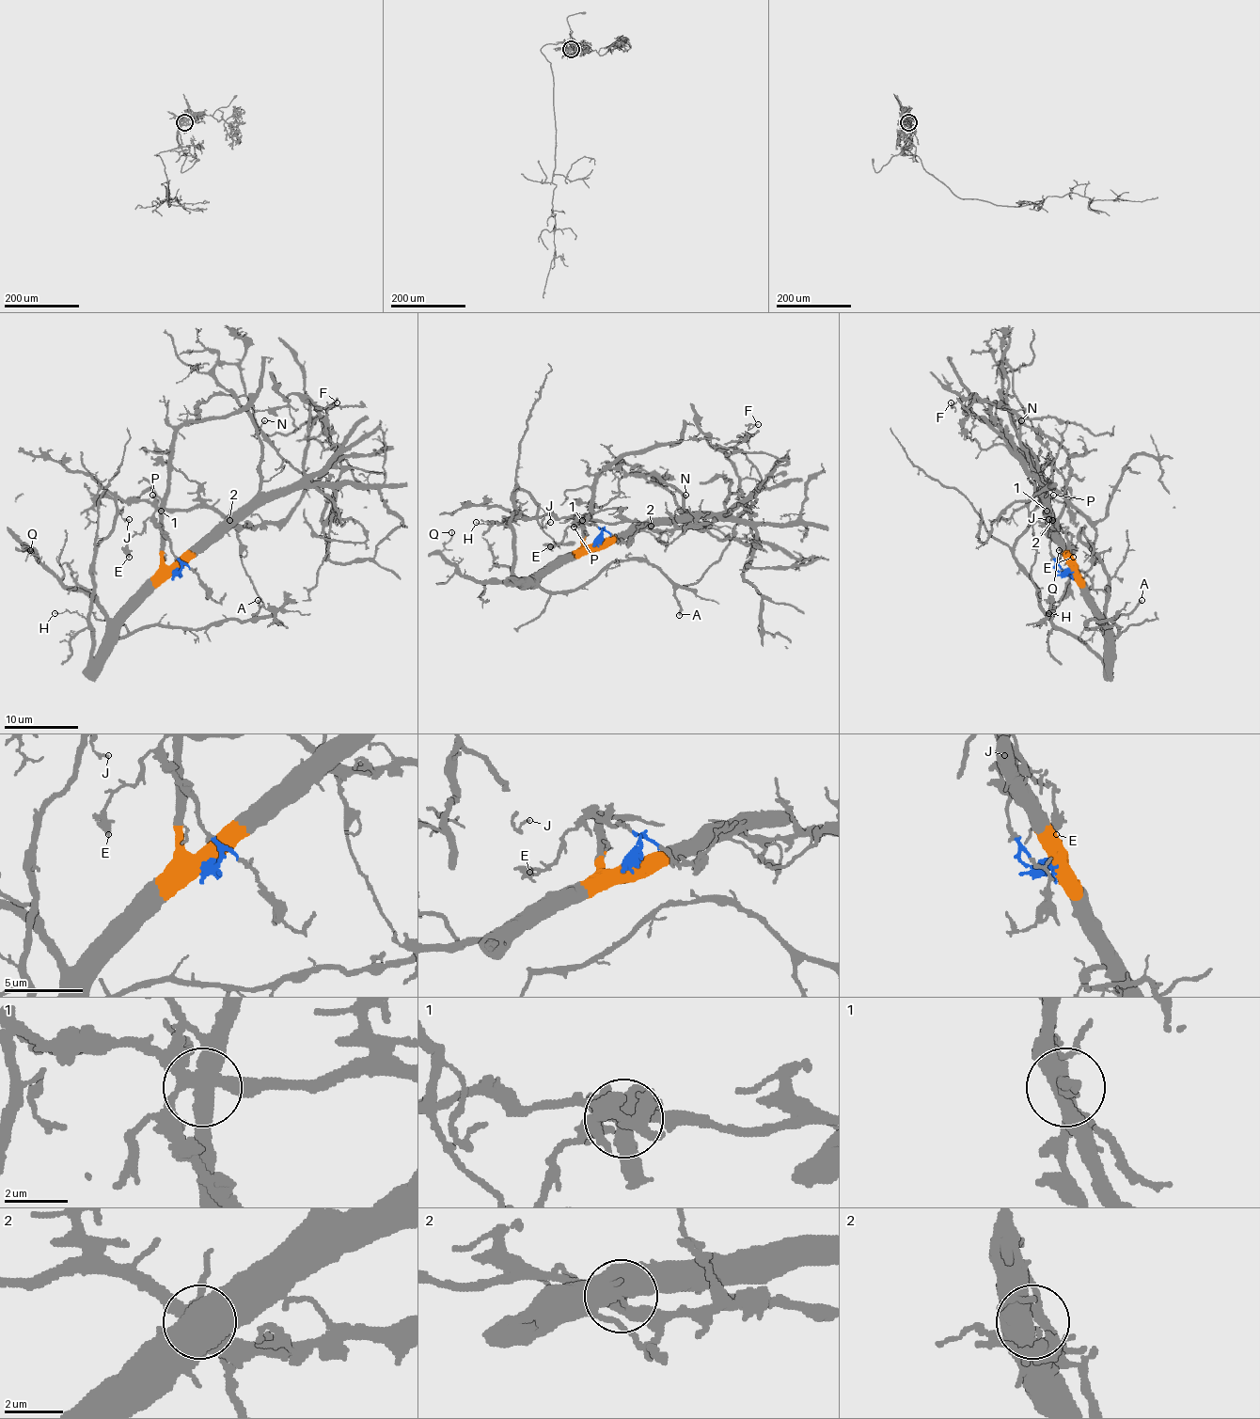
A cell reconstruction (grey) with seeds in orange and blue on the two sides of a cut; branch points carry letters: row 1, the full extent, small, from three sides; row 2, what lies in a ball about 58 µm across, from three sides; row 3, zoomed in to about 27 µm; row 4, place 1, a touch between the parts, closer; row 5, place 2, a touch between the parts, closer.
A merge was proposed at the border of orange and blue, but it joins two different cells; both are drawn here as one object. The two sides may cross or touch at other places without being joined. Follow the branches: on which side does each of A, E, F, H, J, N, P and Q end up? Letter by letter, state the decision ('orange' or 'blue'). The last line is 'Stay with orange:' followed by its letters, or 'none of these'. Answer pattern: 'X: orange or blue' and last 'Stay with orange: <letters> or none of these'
A: orange
E: blue
F: blue
H: orange
J: orange
N: orange
P: blue
Q: orange
Stay with orange: A, H, J, N, Q

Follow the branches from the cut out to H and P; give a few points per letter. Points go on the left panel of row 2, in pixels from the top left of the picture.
H: (174, 572), (148, 596), (98, 657), (92, 657), (92, 627), (79, 615), (68, 611), (55, 613)
P: (176, 572), (181, 568), (181, 560), (174, 553), (170, 539), (157, 526), (151, 494)

